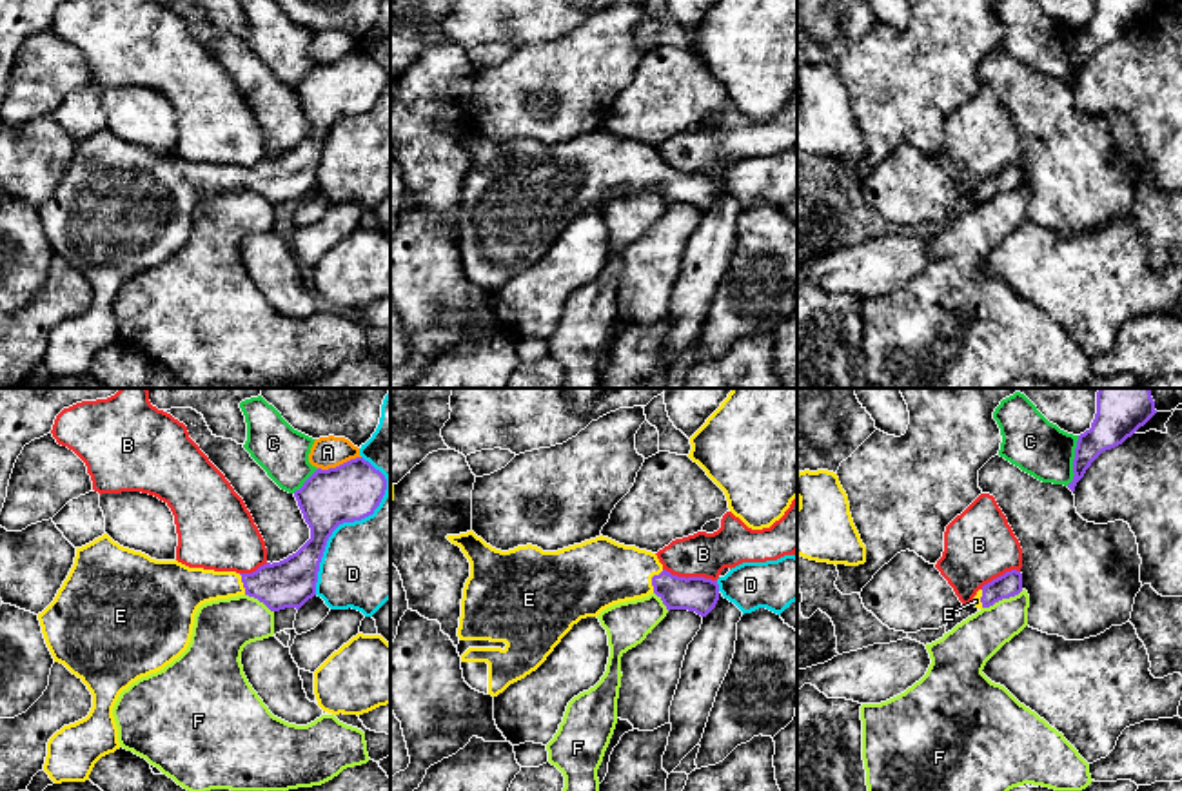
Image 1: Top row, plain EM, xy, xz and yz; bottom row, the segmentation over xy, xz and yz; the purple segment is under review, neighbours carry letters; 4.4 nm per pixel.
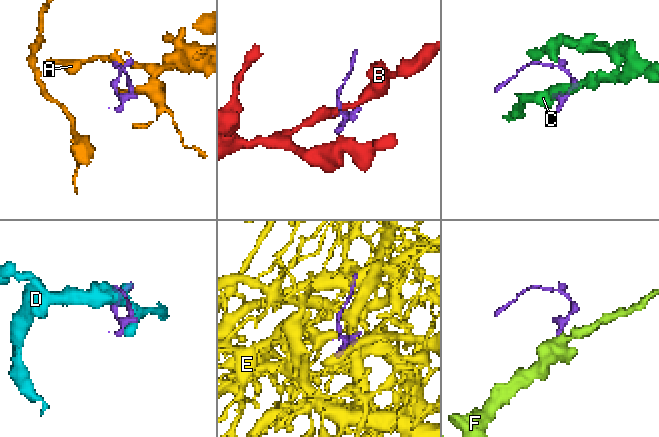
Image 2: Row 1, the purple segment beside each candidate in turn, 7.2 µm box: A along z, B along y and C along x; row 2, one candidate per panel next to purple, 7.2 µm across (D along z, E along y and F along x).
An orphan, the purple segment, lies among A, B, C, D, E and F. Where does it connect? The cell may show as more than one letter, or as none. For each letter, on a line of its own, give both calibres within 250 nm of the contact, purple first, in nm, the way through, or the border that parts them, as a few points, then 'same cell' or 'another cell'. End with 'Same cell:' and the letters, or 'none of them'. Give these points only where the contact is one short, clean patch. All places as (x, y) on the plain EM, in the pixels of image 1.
A: 260/140 nm | another cell
B: 160/190 nm | along xz (663, 162), (678, 169), (710, 171), (716, 175) | another cell
C: 170/240 nm | another cell
D: 260/380 nm | another cell
E: 160/300 nm | across xz (696, 187), (678, 187), (652, 173), (643, 167), (596, 167) | same cell
F: 110/200 nm | along yz (1023, 184), (983, 202) | another cell
Same cell: E

